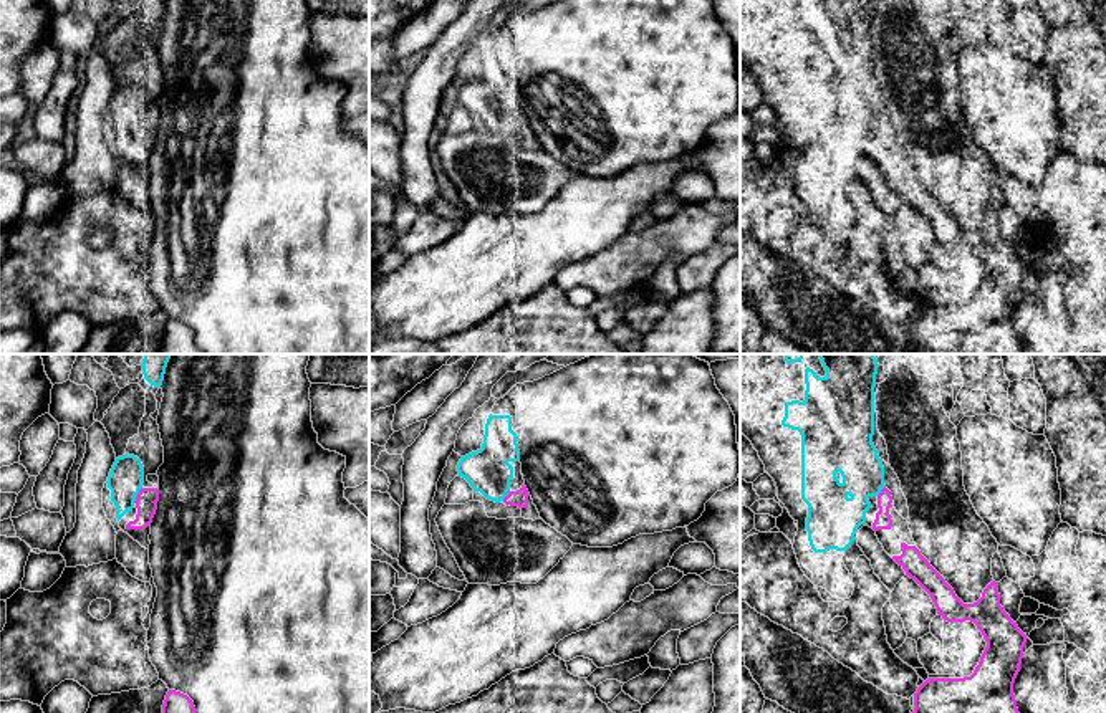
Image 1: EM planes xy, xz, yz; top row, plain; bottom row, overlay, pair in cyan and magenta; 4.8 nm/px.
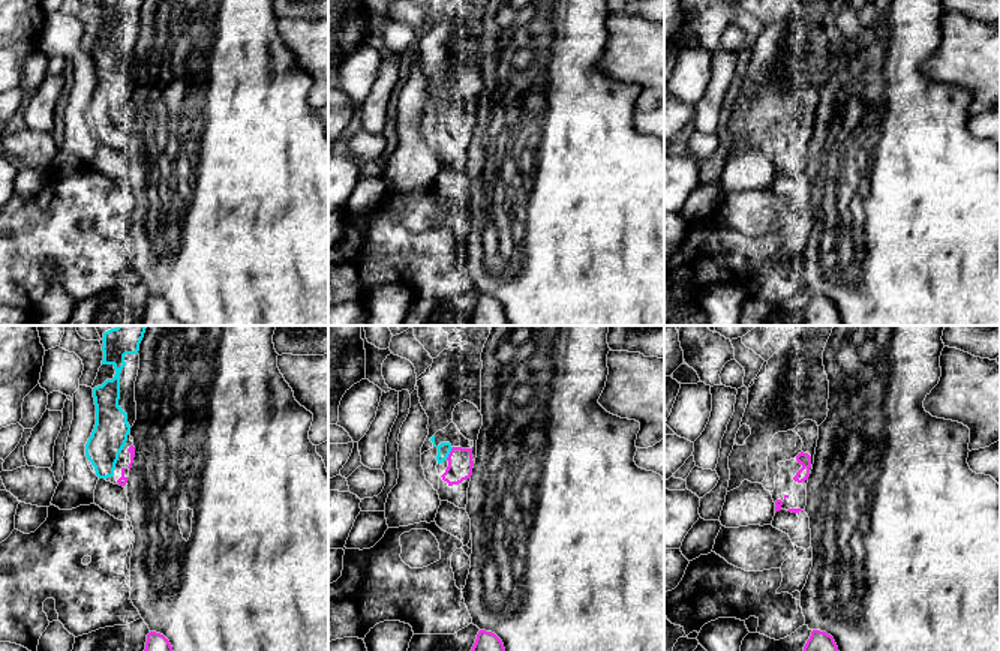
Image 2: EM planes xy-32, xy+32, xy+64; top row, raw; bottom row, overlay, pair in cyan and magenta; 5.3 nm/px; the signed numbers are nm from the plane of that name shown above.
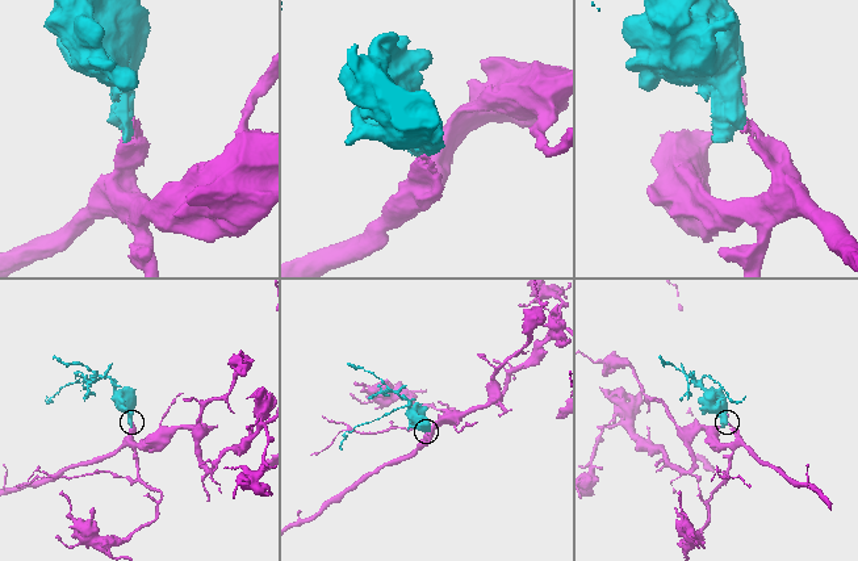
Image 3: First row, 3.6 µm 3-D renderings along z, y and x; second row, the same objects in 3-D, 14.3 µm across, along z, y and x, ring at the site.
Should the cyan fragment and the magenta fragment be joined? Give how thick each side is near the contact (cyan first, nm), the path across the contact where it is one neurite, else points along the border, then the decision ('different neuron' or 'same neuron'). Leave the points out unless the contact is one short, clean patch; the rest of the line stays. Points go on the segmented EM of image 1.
170 nm thick on the cyan side, 110 nm on the other; same neuron

